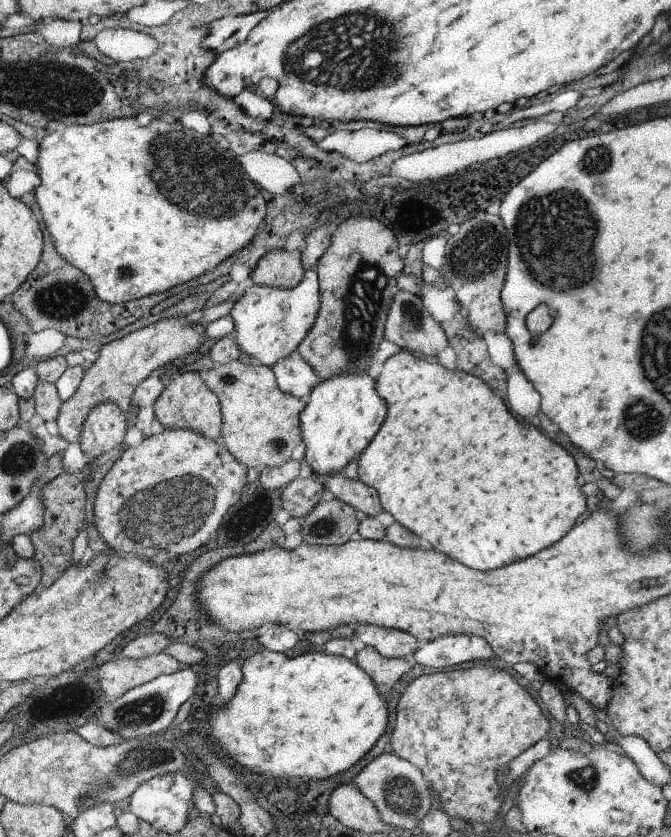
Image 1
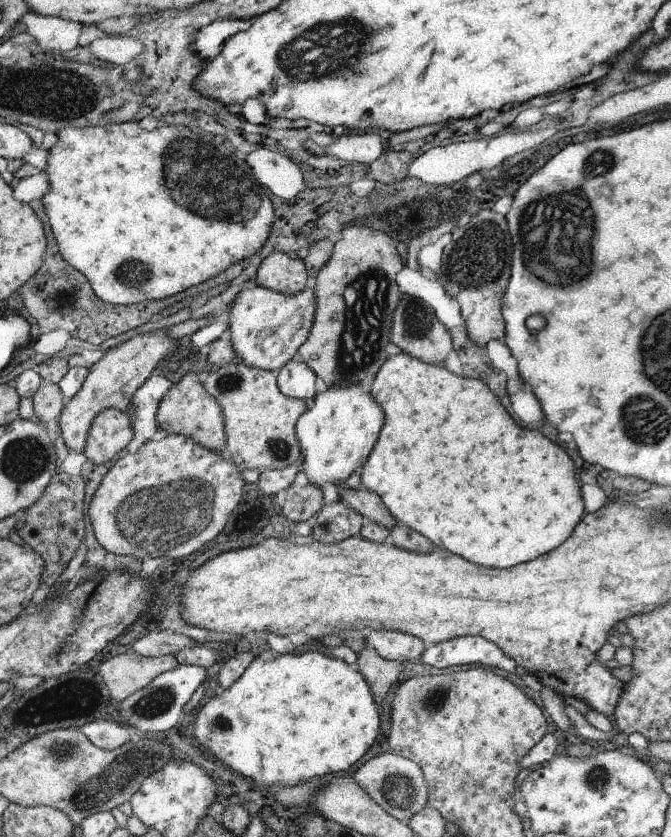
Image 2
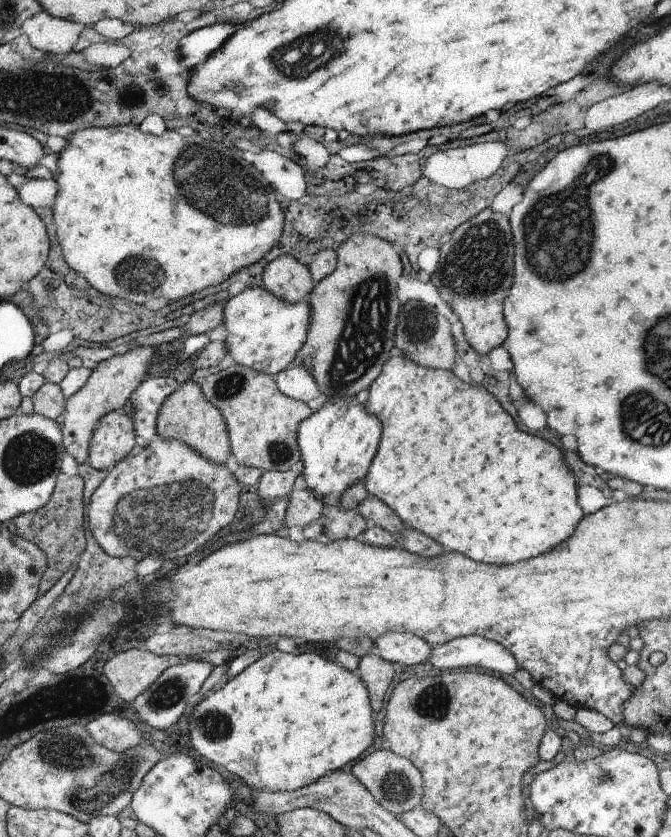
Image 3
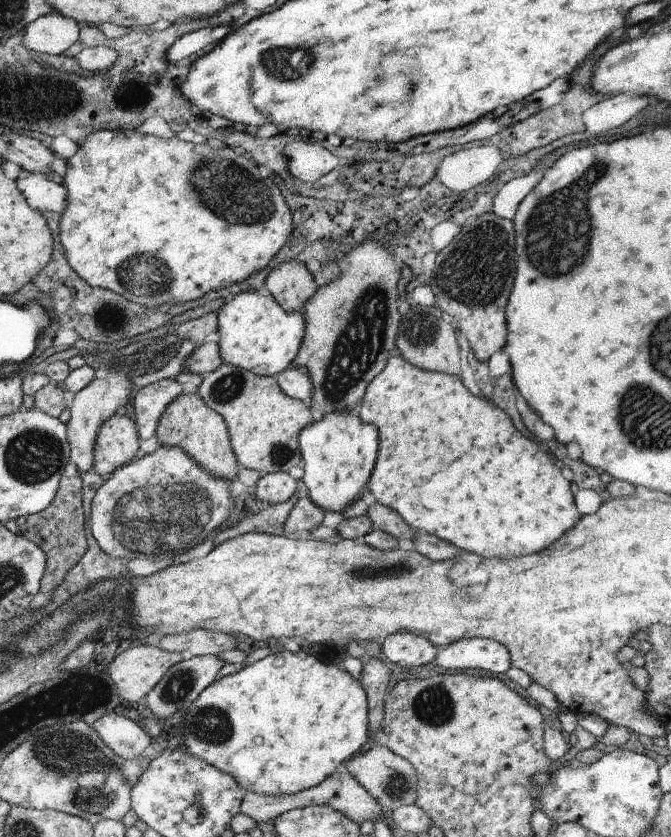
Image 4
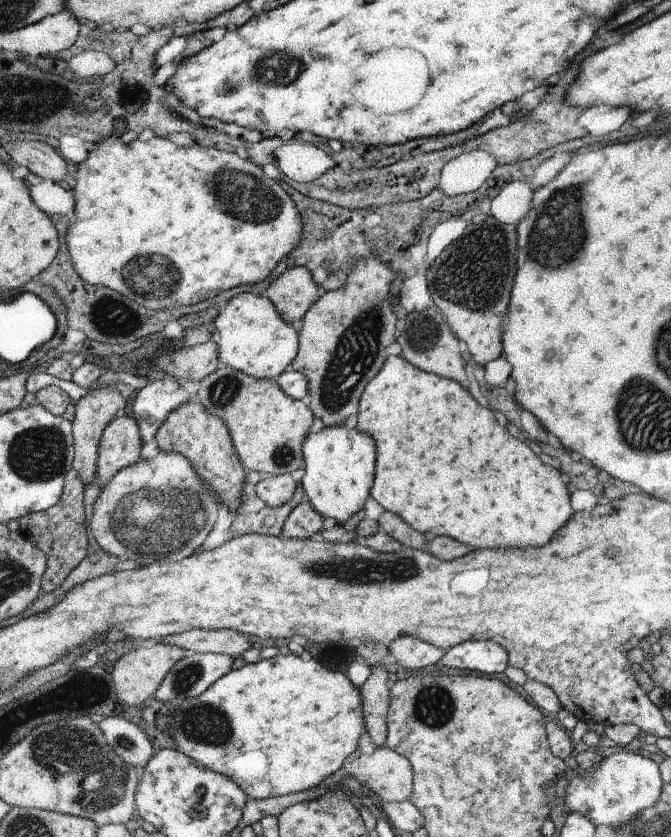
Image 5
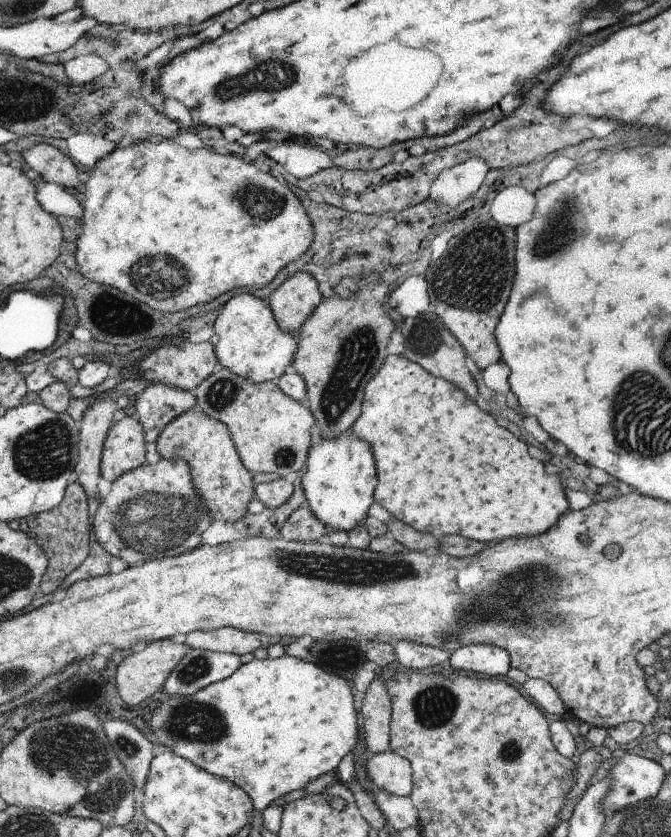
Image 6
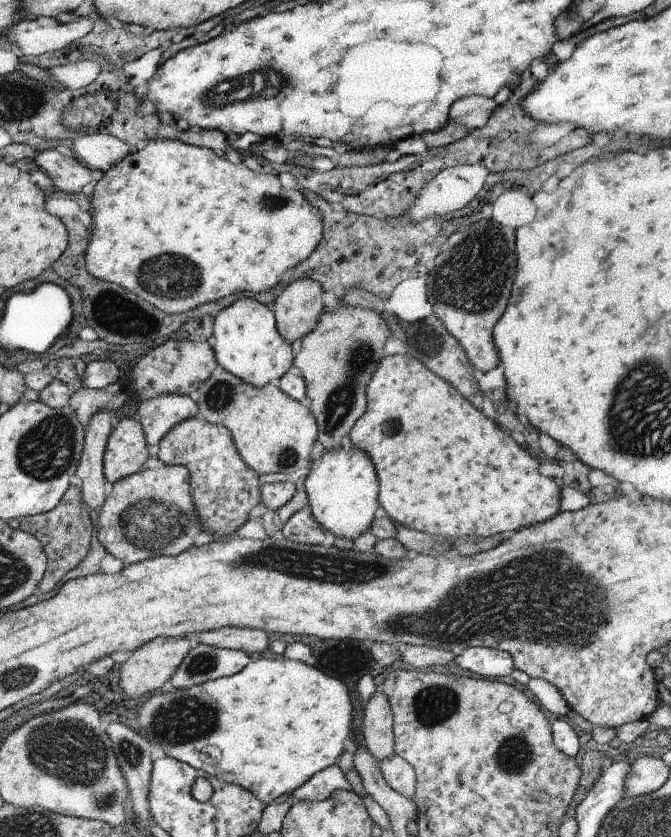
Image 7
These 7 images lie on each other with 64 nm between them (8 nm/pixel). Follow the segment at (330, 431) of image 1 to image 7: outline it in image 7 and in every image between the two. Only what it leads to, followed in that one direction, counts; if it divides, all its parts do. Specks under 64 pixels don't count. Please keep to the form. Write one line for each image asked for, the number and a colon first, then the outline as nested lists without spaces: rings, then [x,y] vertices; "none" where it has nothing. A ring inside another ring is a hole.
2: [[[371,380],[361,384],[355,382],[351,386],[335,384],[325,392],[315,394],[311,408],[299,416],[295,428],[299,446],[303,450],[299,464],[309,478],[309,484],[321,486],[323,482],[329,482],[337,486],[345,482],[345,478],[355,468],[361,468],[365,464],[385,420],[385,412],[369,392],[369,384]]]
3: [[[365,396],[325,398],[321,408],[297,426],[297,444],[301,450],[299,464],[307,490],[311,490],[319,500],[329,494],[341,498],[341,492],[349,484],[365,478],[377,452],[381,430],[383,424],[377,414],[367,410]]]
4: [[[357,410],[327,412],[321,420],[307,424],[299,432],[299,452],[303,466],[303,484],[313,504],[323,510],[341,512],[351,500],[361,496],[361,488],[369,484],[379,450],[379,430],[365,424]]]
5: [[[353,420],[343,424],[323,428],[315,434],[307,434],[303,444],[303,478],[301,488],[307,494],[307,502],[323,518],[331,516],[337,524],[343,524],[353,512],[363,508],[365,498],[369,496],[373,478],[375,478],[375,458],[377,446],[375,438],[367,432],[361,432]]]
6: [[[353,434],[331,436],[329,440],[321,438],[319,444],[309,446],[303,470],[301,486],[307,498],[305,504],[323,524],[345,532],[357,522],[363,524],[367,508],[375,502],[373,492],[377,486],[377,468],[369,442],[363,442]]]
7: [[[337,446],[331,450],[323,450],[319,458],[315,458],[309,466],[309,474],[303,480],[309,512],[313,518],[329,530],[333,536],[343,536],[353,540],[361,532],[367,532],[373,522],[373,512],[377,510],[377,494],[379,494],[379,480],[373,468],[371,458],[365,450],[357,446]]]

